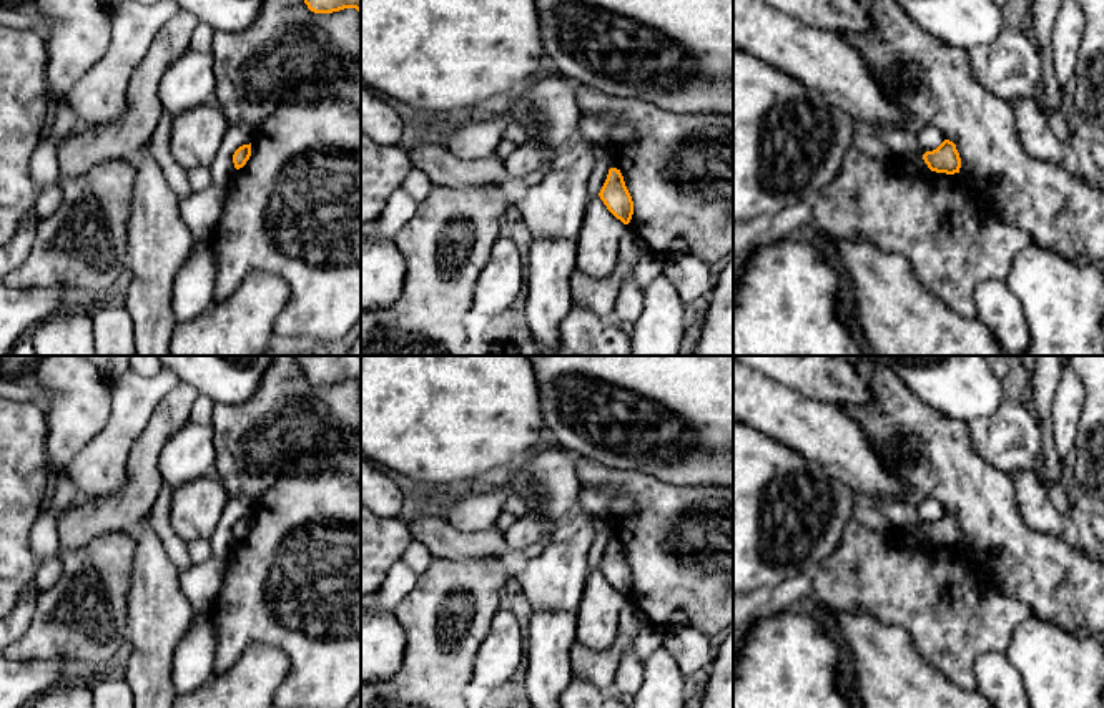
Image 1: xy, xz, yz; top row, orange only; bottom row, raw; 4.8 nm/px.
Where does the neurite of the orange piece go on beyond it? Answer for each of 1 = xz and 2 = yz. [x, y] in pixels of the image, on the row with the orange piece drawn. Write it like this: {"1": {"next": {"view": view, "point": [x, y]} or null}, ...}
{"1": {"next": null}, "2": {"next": null}}

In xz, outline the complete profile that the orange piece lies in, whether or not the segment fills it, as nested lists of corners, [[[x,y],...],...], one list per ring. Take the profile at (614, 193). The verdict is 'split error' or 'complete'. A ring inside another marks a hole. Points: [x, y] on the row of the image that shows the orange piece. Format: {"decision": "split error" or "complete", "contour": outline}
{"decision": "complete", "contour": [[[610,168],[607,179],[599,193],[600,199],[607,209],[620,219],[623,224],[628,224],[633,214],[633,201],[625,186],[620,170]]]}

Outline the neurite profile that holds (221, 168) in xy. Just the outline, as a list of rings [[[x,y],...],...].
[[[233,125],[229,126],[223,145],[219,146],[213,163],[209,165],[211,171],[211,186],[219,189],[226,189],[229,181],[236,171],[233,163],[234,151],[243,146],[249,145],[254,136],[254,126],[251,125]]]

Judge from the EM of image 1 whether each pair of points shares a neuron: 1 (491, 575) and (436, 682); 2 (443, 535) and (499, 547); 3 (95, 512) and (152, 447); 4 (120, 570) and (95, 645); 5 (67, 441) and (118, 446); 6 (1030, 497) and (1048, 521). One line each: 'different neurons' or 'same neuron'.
1: same neuron
2: same neuron
3: same neuron
4: same neuron
5: different neurons
6: same neuron

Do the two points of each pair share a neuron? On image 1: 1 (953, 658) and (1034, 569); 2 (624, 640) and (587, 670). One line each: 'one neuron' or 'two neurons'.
1: two neurons
2: one neuron

